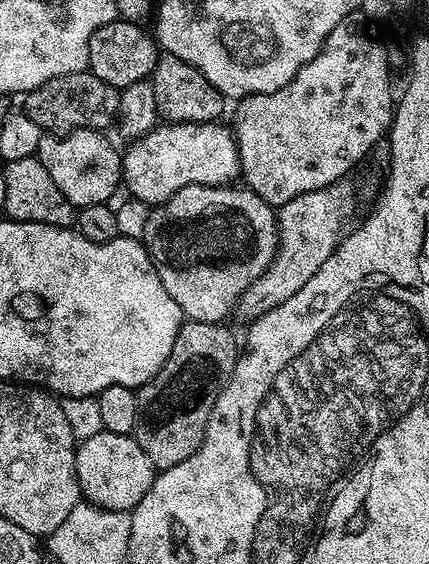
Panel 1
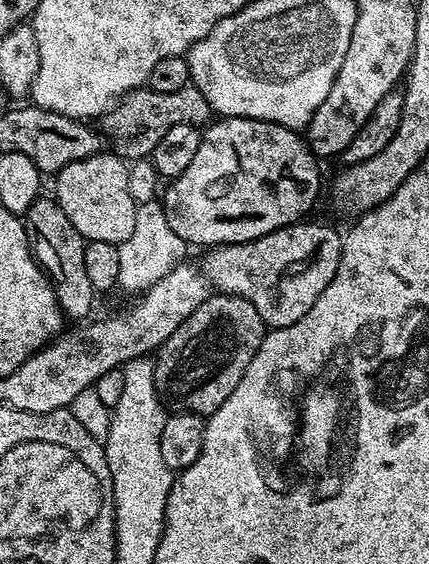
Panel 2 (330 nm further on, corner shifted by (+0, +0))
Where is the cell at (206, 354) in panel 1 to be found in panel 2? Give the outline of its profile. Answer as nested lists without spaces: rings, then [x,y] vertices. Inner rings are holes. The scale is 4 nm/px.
[[[223,294],[209,295],[207,300],[166,338],[166,342],[158,349],[154,356],[156,365],[156,388],[163,399],[173,409],[181,412],[193,412],[196,416],[209,417],[230,394],[234,394],[234,386],[242,382],[242,374],[246,374],[246,366],[250,366],[250,358],[258,350],[258,346],[264,341],[266,325],[264,319],[254,310],[254,306],[246,298],[241,296],[225,296]]]

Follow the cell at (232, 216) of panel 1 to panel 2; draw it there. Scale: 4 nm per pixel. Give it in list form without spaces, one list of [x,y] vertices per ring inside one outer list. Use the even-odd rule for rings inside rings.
[[[308,223],[288,224],[250,242],[213,247],[202,263],[209,285],[217,293],[249,300],[269,329],[298,322],[318,302],[318,294],[330,286],[344,245],[341,233],[330,225]]]

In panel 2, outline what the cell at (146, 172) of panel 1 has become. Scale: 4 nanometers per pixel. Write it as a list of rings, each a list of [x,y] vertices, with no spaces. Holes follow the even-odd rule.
[[[225,116],[215,122],[203,129],[200,145],[190,166],[174,177],[169,188],[167,185],[163,189],[162,203],[171,229],[188,246],[219,246],[257,240],[288,224],[303,221],[307,217],[304,215],[315,206],[320,196],[318,157],[308,147],[305,137],[286,126],[254,118]]]

